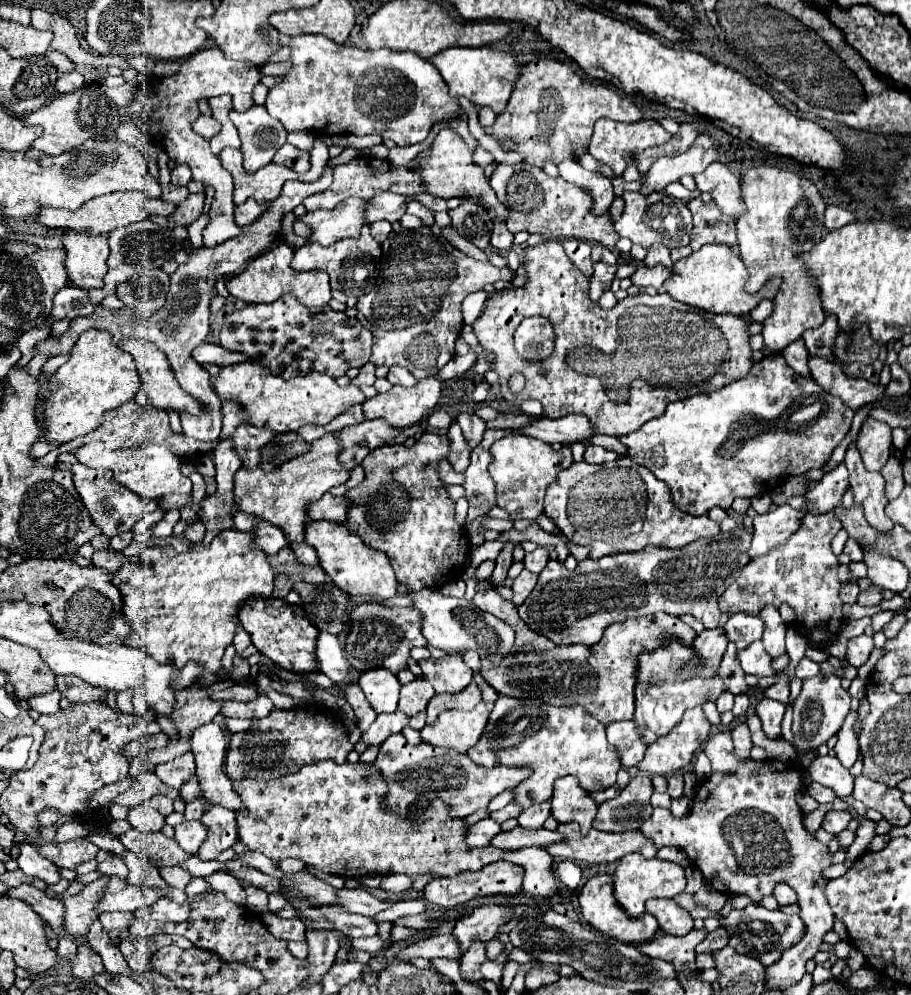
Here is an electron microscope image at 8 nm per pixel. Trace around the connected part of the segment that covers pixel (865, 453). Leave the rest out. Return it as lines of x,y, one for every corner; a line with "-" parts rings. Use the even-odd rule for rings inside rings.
867,417
857,437
857,449
863,457
865,467
869,471
879,471
883,463
889,459
891,427
883,421

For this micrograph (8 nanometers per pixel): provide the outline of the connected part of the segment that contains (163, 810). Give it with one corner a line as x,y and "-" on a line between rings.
155,795
149,799
149,805
155,807
161,815
171,815
173,813
173,799
165,797
165,795

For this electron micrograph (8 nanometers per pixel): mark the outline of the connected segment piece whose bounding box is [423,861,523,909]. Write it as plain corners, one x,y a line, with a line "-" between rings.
497,861
497,863
491,863
479,871
469,871
469,873
463,873
463,875
455,875
451,879
439,879
435,877
431,883
425,885
423,889
423,897
431,903
431,905
439,905
439,907
445,907
445,909
453,909
455,905
461,905
465,901
471,901
475,897
481,897
481,895
495,895
495,893
501,893
501,895
517,895
521,891
521,881
523,881
523,869
513,865
513,863
507,863
507,861

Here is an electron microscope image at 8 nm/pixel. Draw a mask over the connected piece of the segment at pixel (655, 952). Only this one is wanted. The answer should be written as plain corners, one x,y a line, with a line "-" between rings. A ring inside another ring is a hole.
693,929
685,937
663,935
639,945
639,949
649,957
673,963
677,969
677,979
685,979
687,973
695,971
695,947
703,941
705,935
707,929

